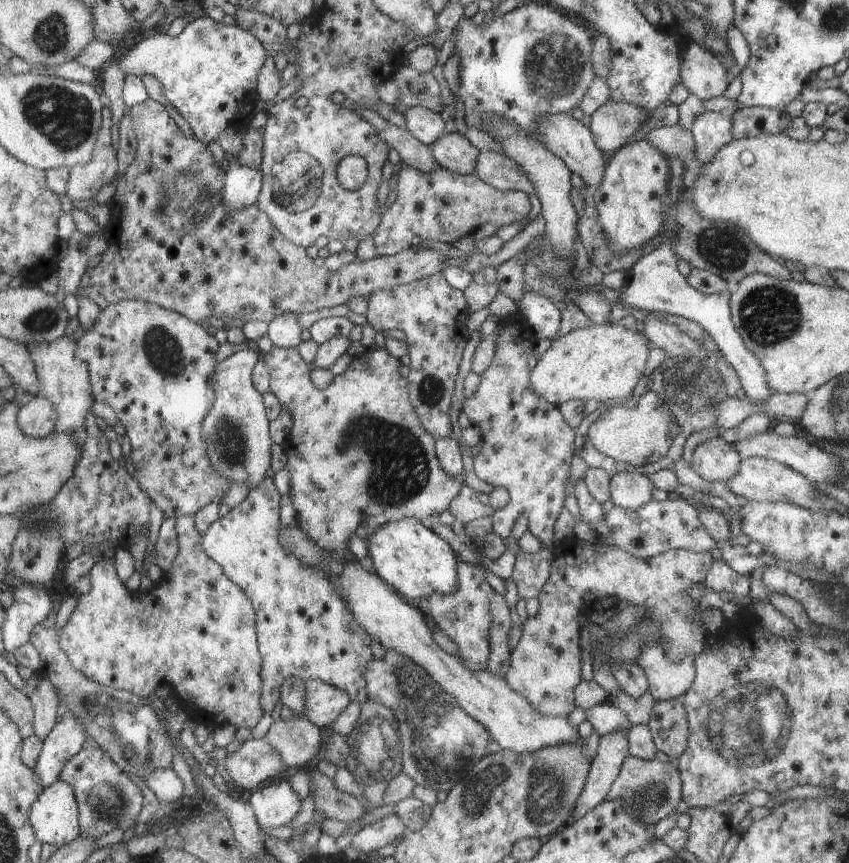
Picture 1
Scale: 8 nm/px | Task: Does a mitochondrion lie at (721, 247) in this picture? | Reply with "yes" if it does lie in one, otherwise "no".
yes

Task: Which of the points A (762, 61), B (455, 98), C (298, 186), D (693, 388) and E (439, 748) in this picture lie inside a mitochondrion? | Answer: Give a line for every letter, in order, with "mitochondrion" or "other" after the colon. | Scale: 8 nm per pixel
A: other
B: other
C: mitochondrion
D: mitochondrion
E: mitochondrion

